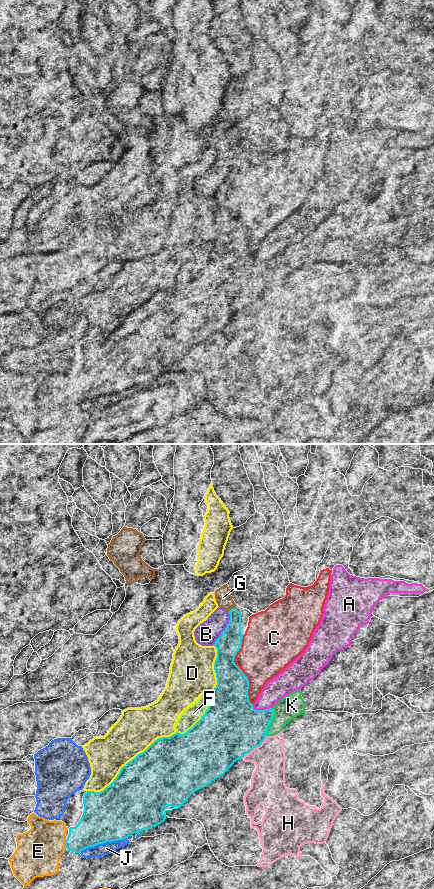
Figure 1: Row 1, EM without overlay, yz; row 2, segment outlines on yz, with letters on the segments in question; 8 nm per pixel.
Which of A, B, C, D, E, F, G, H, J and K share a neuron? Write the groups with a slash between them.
A / B / C / D / E / F / G / H / J / K

